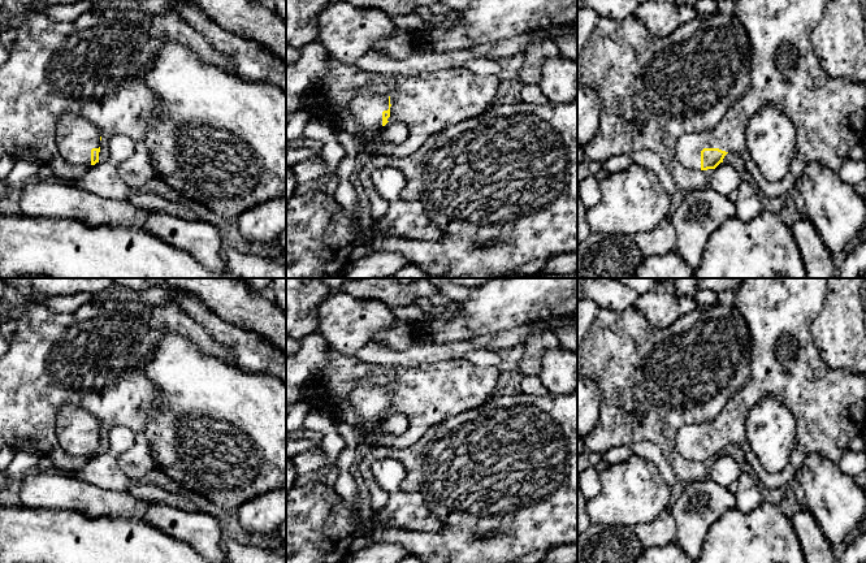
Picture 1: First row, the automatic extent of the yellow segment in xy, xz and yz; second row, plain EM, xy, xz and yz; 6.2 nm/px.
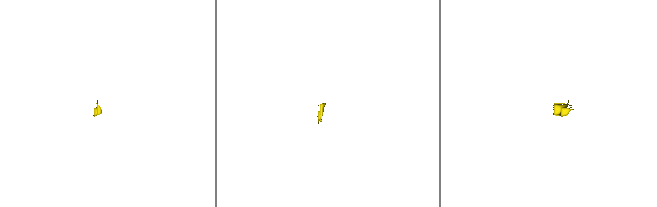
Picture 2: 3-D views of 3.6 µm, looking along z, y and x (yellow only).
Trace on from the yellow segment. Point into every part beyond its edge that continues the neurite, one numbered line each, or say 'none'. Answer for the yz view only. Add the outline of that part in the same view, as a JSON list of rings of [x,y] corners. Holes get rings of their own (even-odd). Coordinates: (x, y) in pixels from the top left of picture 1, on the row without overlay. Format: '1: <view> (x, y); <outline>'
1: yz (828, 406); [[[745,278],[735,291],[735,306],[742,313],[752,338],[750,380],[733,395],[722,412],[709,423],[685,424],[676,432],[675,447],[685,460],[701,462],[701,442],[703,439],[719,439],[726,443],[736,443],[741,447],[745,462],[753,468],[758,480],[767,489],[780,489],[794,480],[794,471],[804,456],[818,454],[831,462],[839,463],[849,450],[849,443],[856,436],[863,436],[866,429],[866,374],[833,369],[822,359],[813,341],[810,325],[823,309],[826,302],[826,278]],[[767,395],[779,398],[796,421],[796,450],[789,467],[781,472],[771,473],[754,454],[746,432],[746,416],[749,410]]]

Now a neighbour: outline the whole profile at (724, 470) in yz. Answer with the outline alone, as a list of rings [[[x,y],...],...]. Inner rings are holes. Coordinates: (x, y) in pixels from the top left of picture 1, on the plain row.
[[[720,454],[711,464],[709,477],[727,488],[733,481],[737,481],[740,475],[740,464],[733,458]]]

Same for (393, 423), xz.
[[[390,412],[378,420],[376,429],[384,434],[402,434],[408,425],[410,419],[406,415]]]

